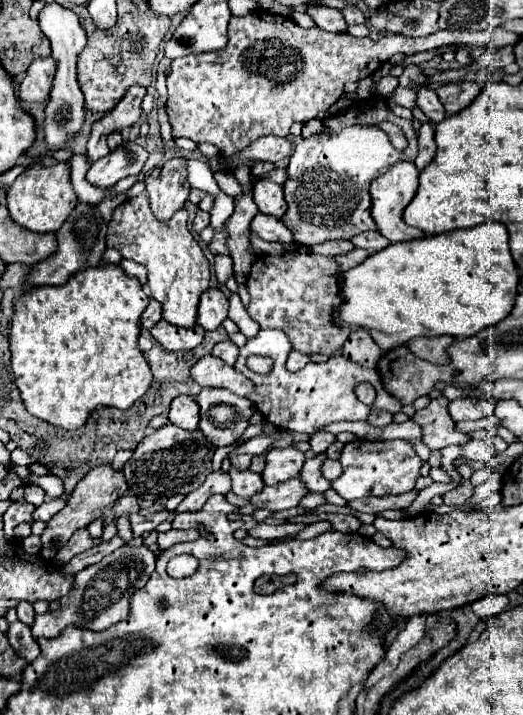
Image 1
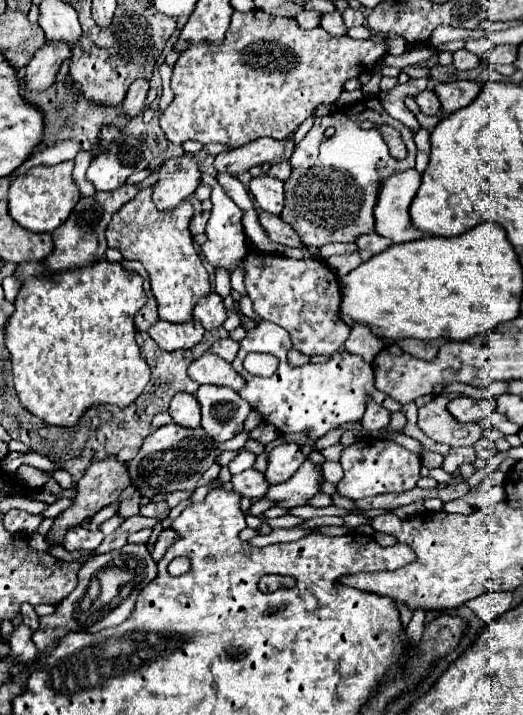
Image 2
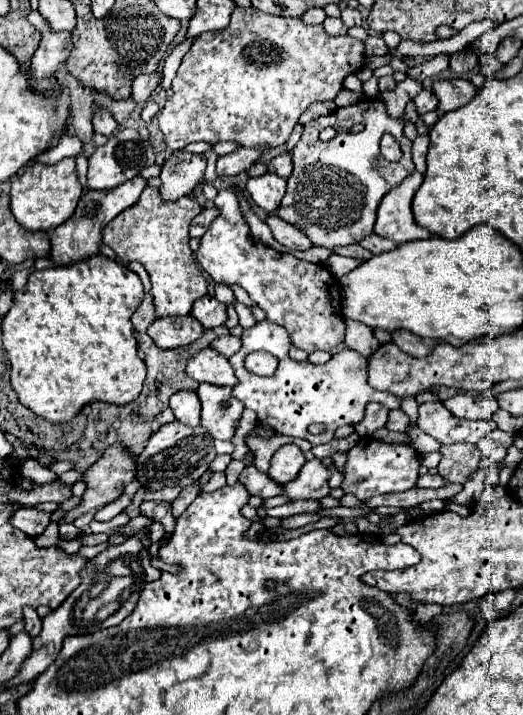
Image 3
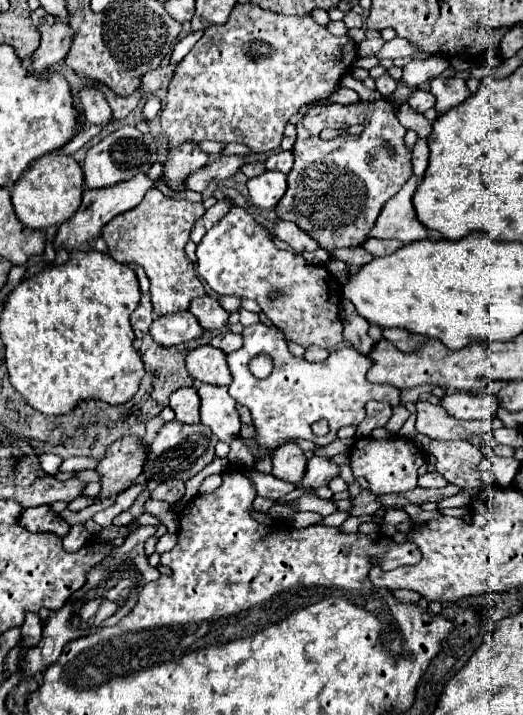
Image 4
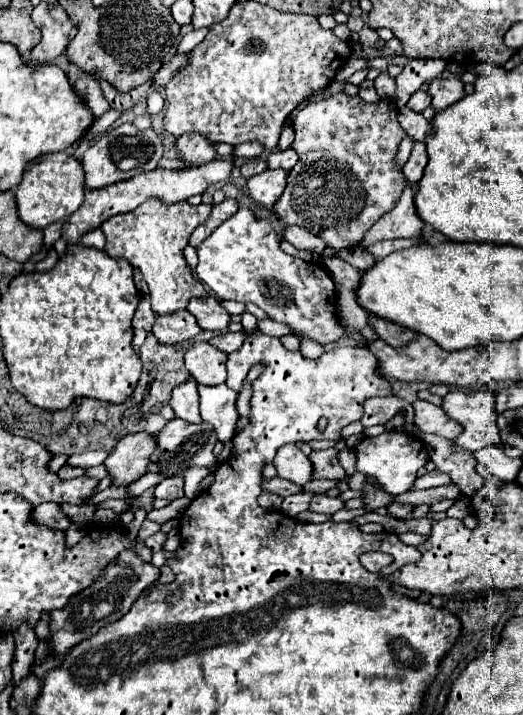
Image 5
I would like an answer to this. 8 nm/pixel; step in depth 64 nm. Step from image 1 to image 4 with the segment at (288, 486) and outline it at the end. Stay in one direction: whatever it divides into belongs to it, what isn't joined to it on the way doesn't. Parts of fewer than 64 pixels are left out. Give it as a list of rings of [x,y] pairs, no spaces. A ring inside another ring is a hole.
[[[312,456],[308,460],[308,470],[304,480],[298,486],[312,486],[316,490],[316,496],[320,498],[332,498],[332,490],[328,488],[328,482],[340,474],[340,466],[334,464],[326,456]]]

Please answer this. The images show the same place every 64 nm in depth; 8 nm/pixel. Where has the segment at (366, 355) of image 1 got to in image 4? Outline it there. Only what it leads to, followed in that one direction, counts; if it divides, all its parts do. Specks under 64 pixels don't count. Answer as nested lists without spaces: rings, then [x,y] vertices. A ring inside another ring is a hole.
[[[342,300],[342,308],[340,308],[340,314],[342,314],[342,322],[344,322],[344,338],[362,354],[368,354],[374,346],[374,340],[368,336],[368,322],[366,318],[362,318],[356,308],[348,302],[348,300]]]

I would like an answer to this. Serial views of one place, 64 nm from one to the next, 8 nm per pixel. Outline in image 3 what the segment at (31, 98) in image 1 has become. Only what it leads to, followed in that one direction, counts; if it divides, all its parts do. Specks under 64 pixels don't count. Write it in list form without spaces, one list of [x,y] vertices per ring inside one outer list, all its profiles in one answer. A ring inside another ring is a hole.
[[[32,10],[28,20],[42,32],[42,40],[38,50],[32,56],[30,62],[30,74],[34,74],[38,80],[52,76],[60,64],[66,62],[72,50],[70,32],[54,32],[50,30],[48,22],[42,18],[38,10]]]

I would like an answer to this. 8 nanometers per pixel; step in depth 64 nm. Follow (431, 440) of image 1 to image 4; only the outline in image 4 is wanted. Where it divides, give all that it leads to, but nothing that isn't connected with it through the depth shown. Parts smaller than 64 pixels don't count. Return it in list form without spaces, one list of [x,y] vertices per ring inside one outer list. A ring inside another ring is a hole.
[[[416,402],[416,414],[416,430],[438,440],[466,440],[468,436],[484,434],[504,426],[498,418],[492,422],[462,422],[450,418],[442,406],[430,402]]]

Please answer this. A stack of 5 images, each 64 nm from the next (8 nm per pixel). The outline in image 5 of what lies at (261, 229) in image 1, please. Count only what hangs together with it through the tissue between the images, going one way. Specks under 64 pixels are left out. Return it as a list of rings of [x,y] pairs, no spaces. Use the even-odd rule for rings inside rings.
[[[286,226],[284,228],[284,240],[288,240],[298,250],[306,250],[312,254],[322,254],[326,248],[326,244],[322,242],[320,236],[314,236],[306,228],[300,228],[300,226]]]

